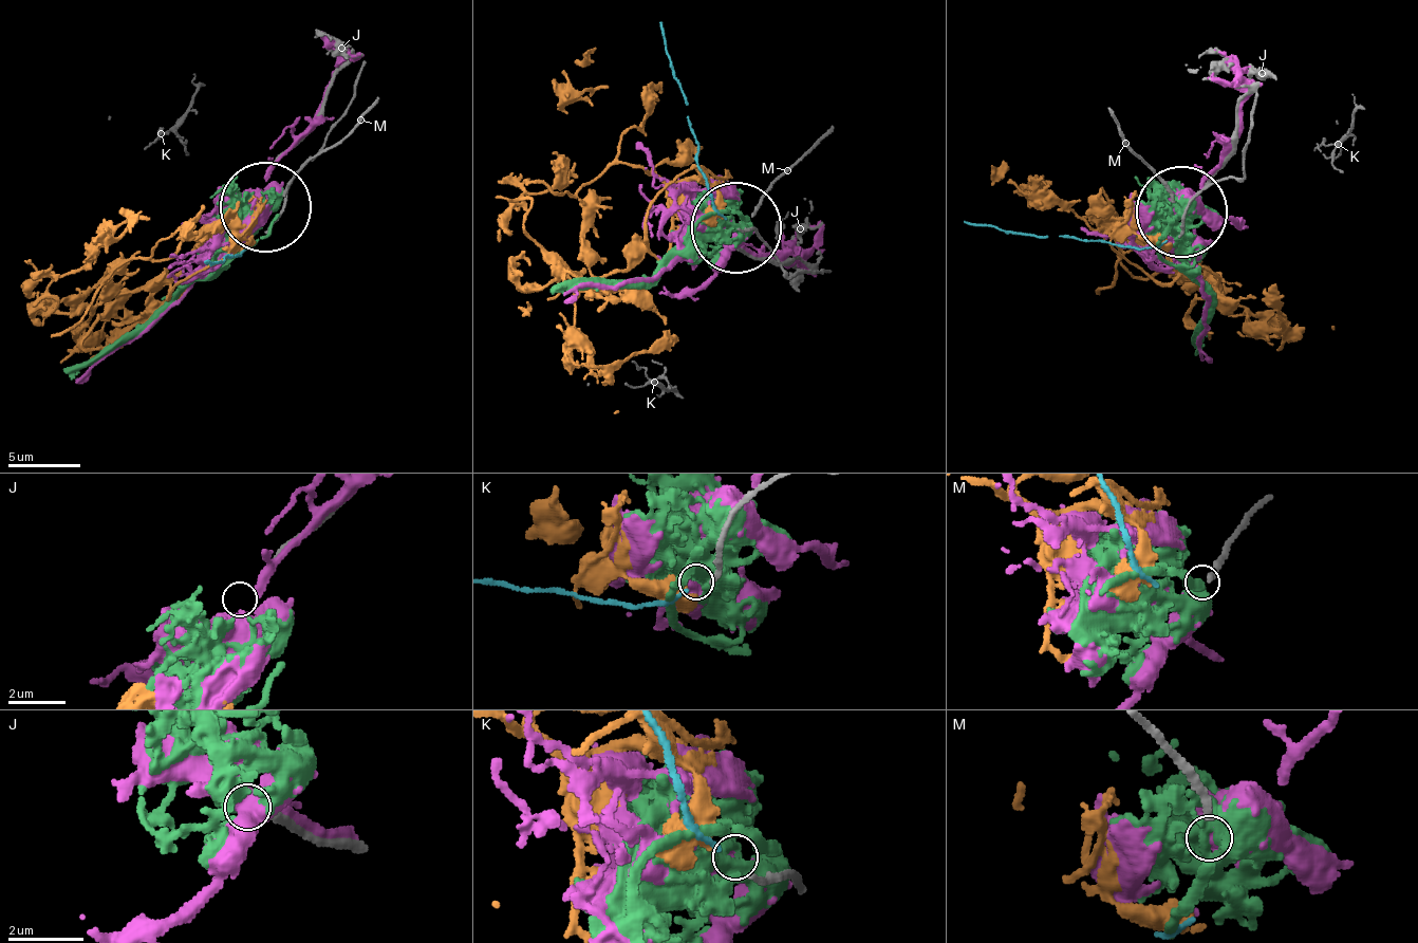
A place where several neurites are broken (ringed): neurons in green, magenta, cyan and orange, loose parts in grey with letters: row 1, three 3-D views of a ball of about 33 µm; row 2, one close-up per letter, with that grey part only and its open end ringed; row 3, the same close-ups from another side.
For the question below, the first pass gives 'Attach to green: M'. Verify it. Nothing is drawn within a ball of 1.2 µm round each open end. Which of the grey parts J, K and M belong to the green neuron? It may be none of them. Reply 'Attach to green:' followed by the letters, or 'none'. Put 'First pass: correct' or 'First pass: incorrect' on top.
First pass: correct
Attach to green: M

